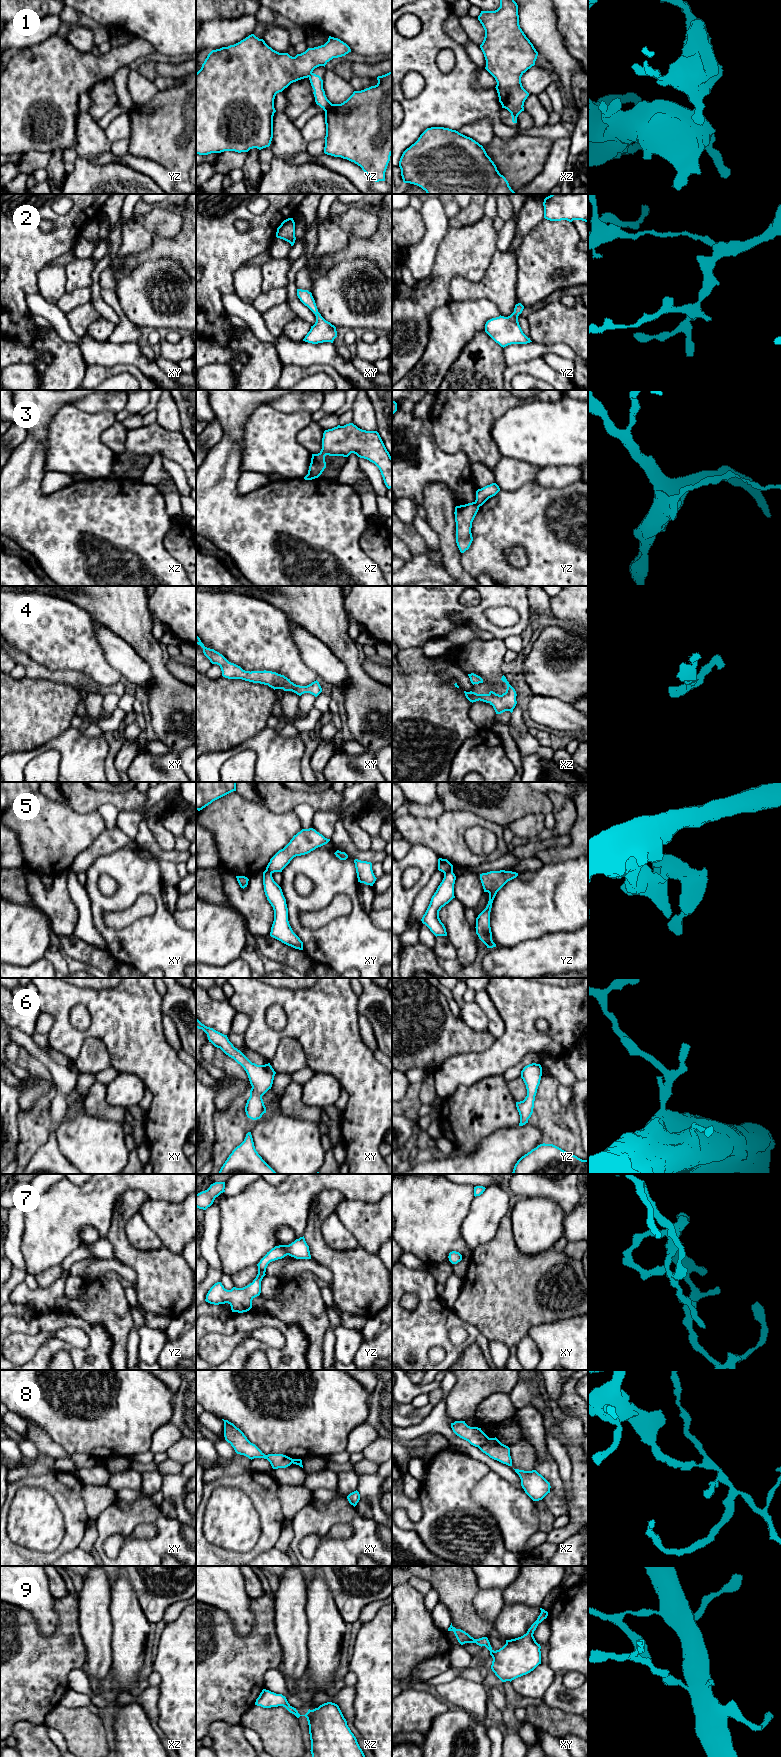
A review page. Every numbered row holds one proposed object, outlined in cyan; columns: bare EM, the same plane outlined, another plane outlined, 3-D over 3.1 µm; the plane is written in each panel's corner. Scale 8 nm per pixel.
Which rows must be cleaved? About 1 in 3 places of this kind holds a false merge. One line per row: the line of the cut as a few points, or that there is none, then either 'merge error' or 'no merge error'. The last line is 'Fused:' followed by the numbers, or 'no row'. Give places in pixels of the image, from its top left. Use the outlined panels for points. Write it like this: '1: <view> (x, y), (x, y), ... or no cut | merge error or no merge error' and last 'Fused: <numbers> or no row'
1: yz (311, 72), (308, 76) | merge error
2: no cut | no merge error
3: yz (474, 502), (479, 506) | merge error
4: no cut | no merge error
5: yz (452, 869), (444, 873) | merge error
6: no cut | no merge error
7: no cut | no merge error
8: xz (489, 1438), (479, 1448) | merge error
9: no cut | no merge error
Fused: 1, 3, 5, 8

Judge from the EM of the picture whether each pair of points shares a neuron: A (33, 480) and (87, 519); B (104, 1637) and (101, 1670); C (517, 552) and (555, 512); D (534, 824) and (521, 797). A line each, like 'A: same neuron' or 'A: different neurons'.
A: same neuron
B: same neuron
C: different neurons
D: different neurons

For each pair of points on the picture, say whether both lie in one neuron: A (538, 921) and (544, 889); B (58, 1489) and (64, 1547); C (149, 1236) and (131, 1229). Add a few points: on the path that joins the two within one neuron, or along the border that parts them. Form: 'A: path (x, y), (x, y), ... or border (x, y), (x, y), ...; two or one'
A: path (538, 913), (538, 904), (544, 897); one
B: path (70, 1503), (72, 1506), (72, 1533); one
C: path (145, 1236), (141, 1236), (135, 1230); one

